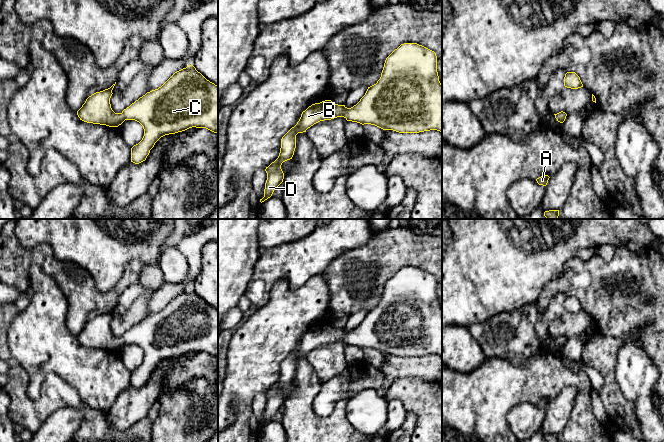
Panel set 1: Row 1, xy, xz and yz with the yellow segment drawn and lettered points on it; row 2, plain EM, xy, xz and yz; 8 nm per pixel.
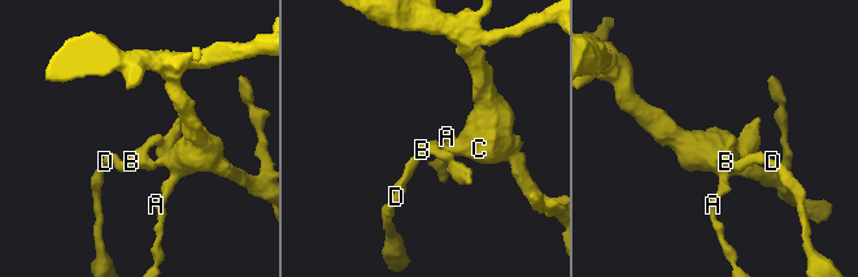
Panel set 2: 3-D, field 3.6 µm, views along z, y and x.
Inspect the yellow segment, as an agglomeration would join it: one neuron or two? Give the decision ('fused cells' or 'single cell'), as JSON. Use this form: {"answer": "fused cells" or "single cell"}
{"answer": "single cell"}

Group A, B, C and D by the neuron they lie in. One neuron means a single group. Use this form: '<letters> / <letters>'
A B C D

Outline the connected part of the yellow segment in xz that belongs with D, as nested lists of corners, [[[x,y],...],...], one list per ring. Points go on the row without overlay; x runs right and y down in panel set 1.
[[[417,267],[401,268],[386,282],[380,303],[376,308],[368,311],[365,319],[356,329],[347,332],[345,329],[325,324],[312,328],[303,335],[297,348],[282,361],[278,382],[265,393],[267,404],[264,421],[260,423],[261,427],[270,422],[274,414],[283,406],[284,397],[281,389],[292,383],[296,372],[296,359],[306,356],[308,352],[320,345],[337,341],[399,357],[419,357],[430,354],[442,357],[442,308],[437,296],[436,277]]]

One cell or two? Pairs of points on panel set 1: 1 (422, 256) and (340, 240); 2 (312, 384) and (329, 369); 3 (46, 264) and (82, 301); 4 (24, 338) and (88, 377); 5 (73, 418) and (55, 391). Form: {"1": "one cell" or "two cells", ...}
{"1": "two cells", "2": "two cells", "3": "one cell", "4": "one cell", "5": "two cells"}

